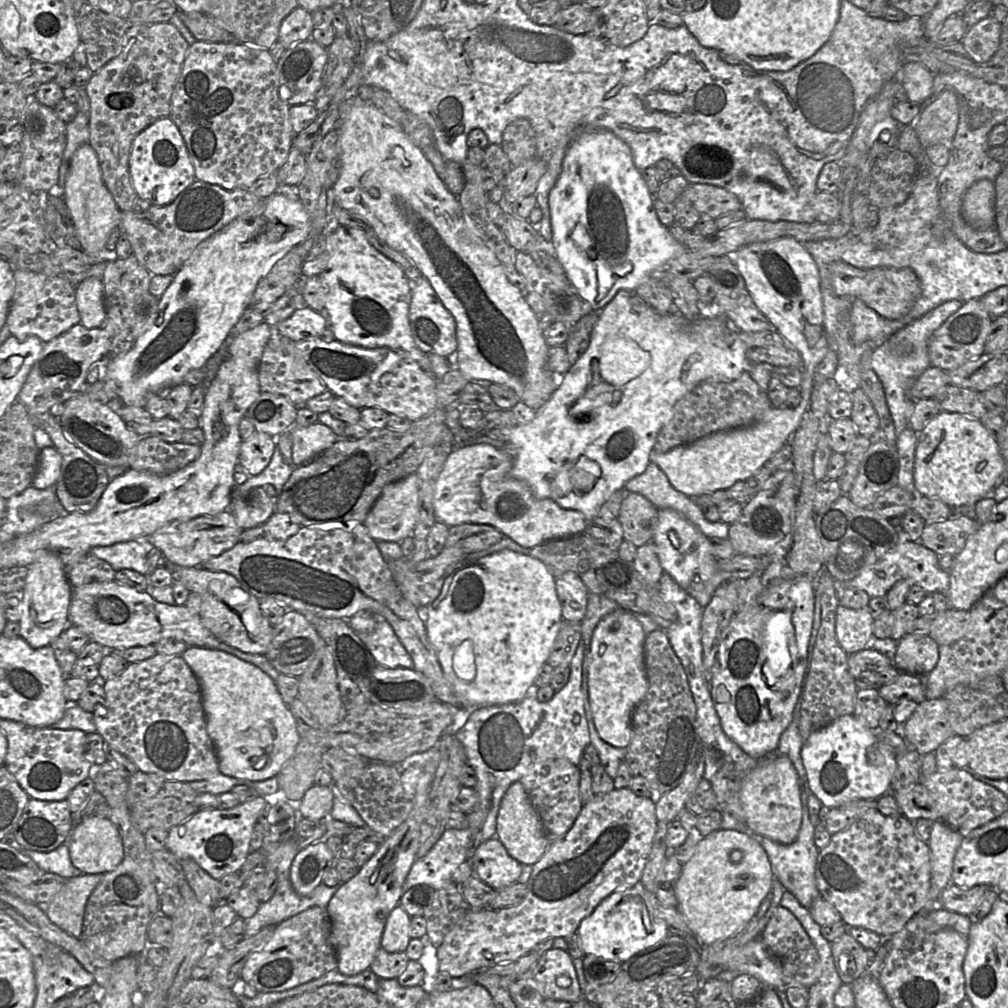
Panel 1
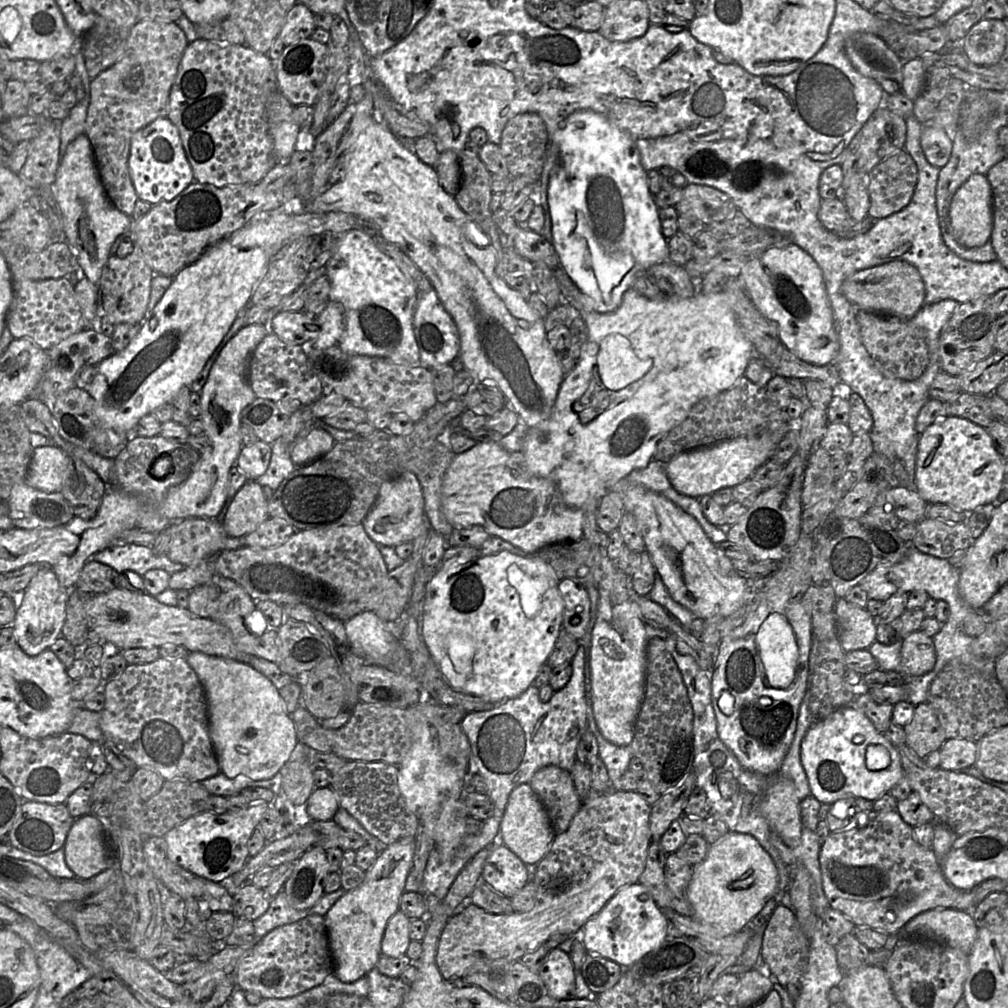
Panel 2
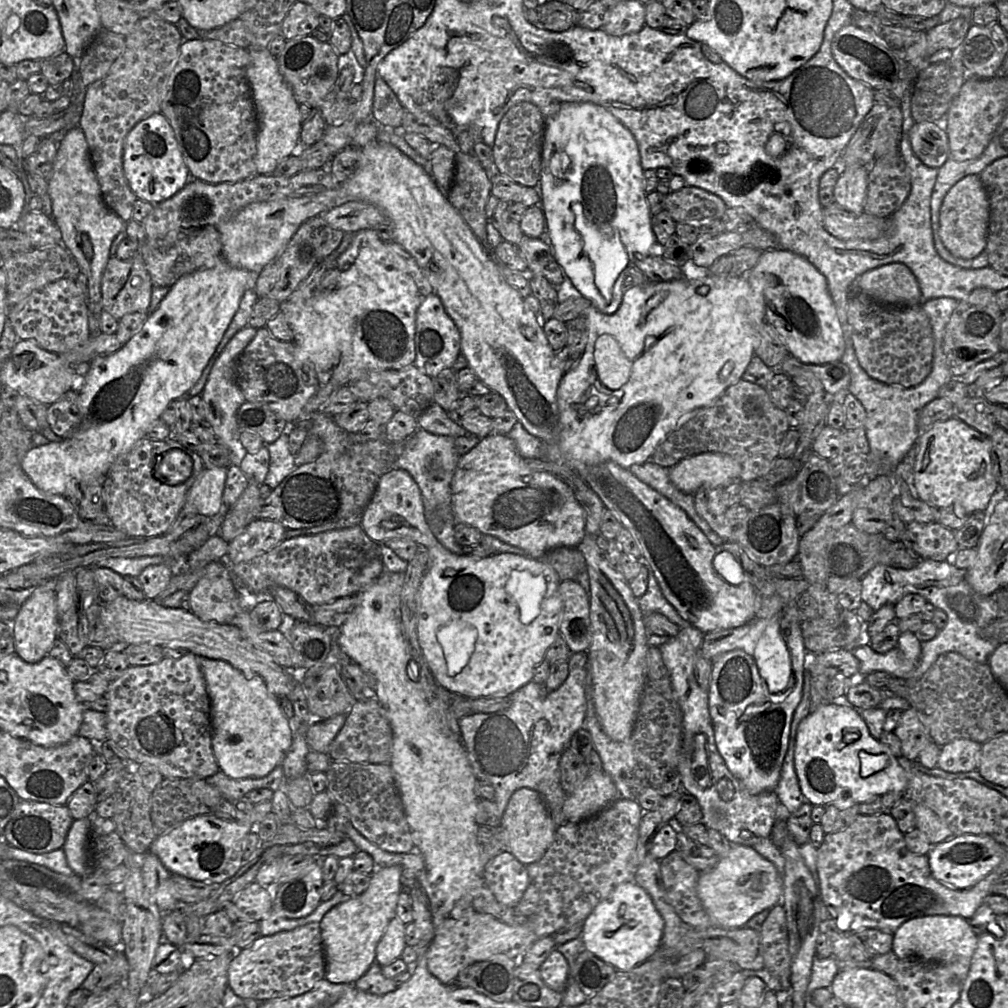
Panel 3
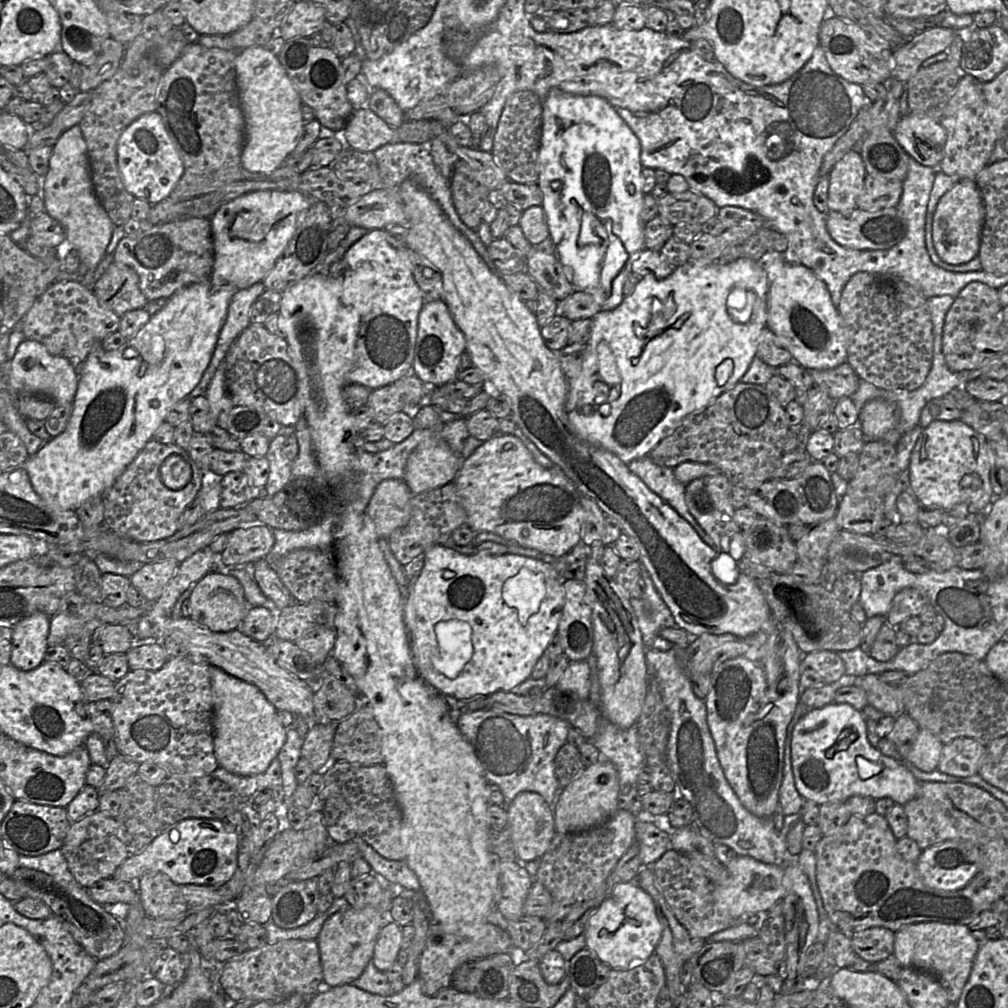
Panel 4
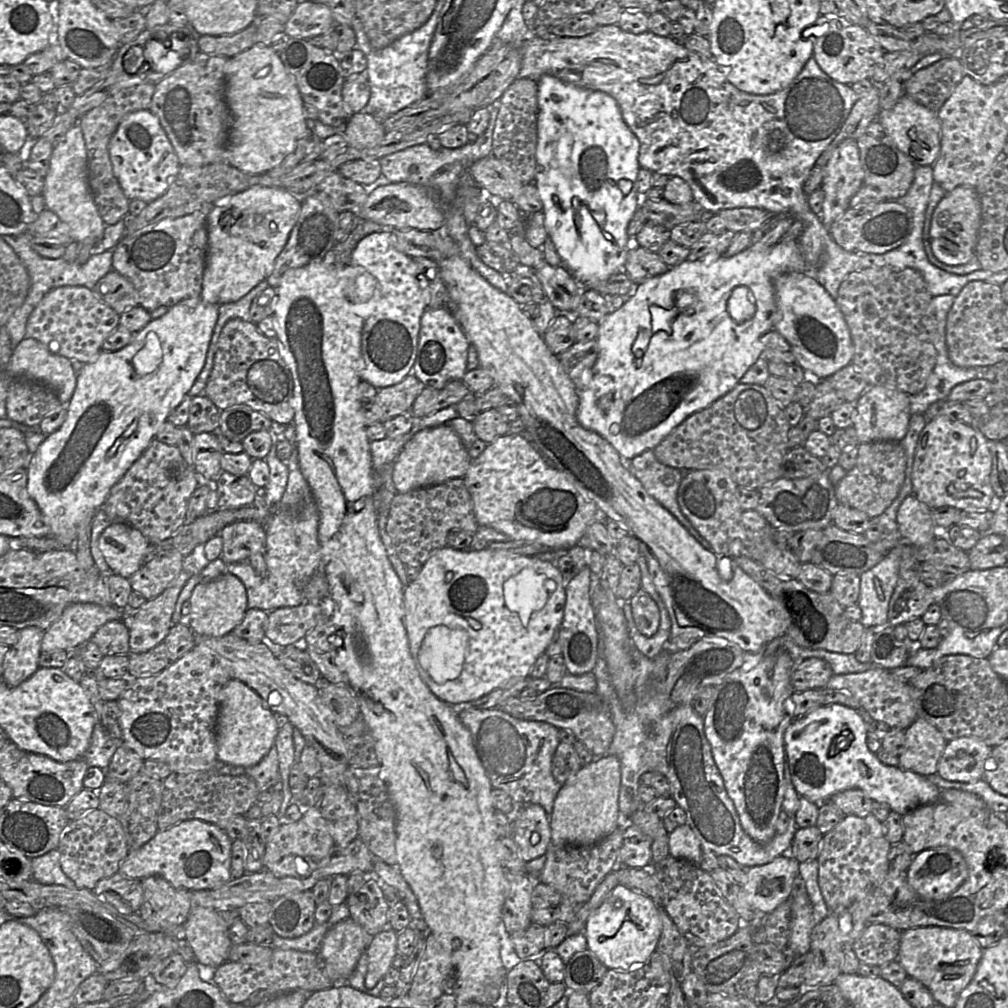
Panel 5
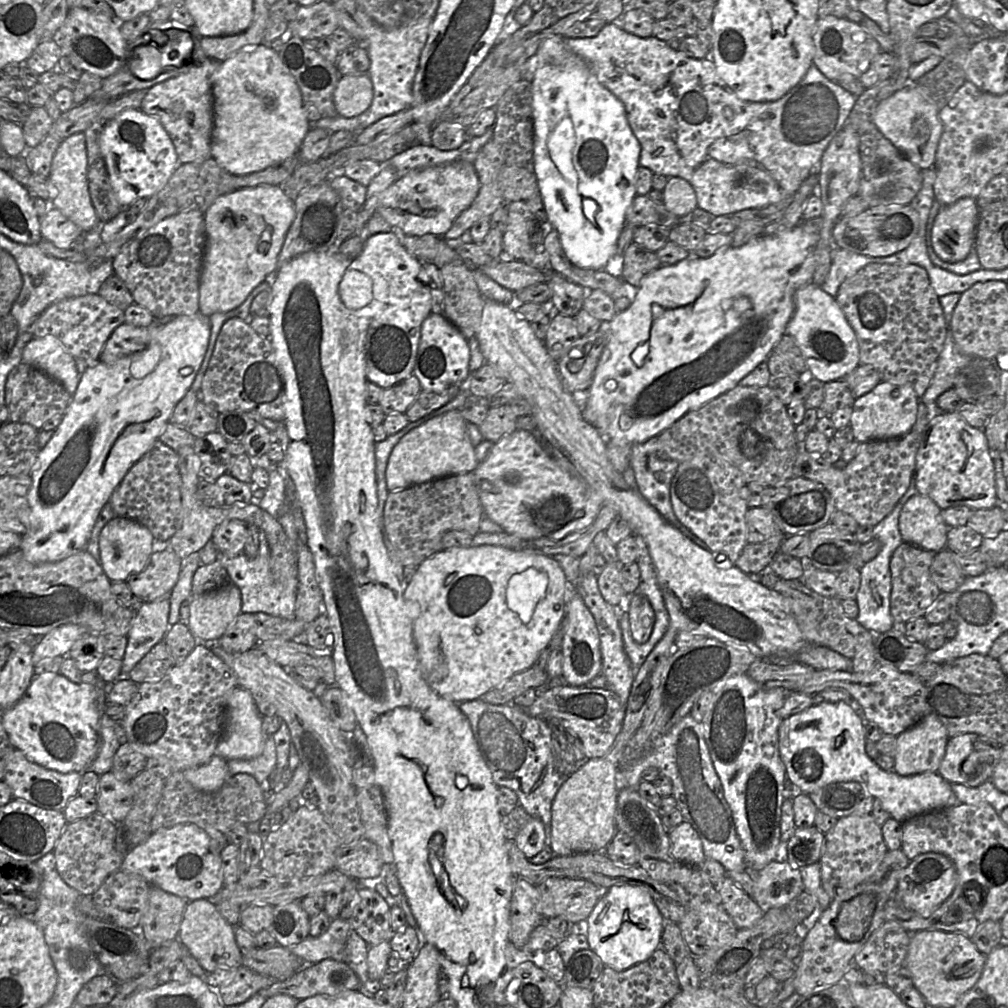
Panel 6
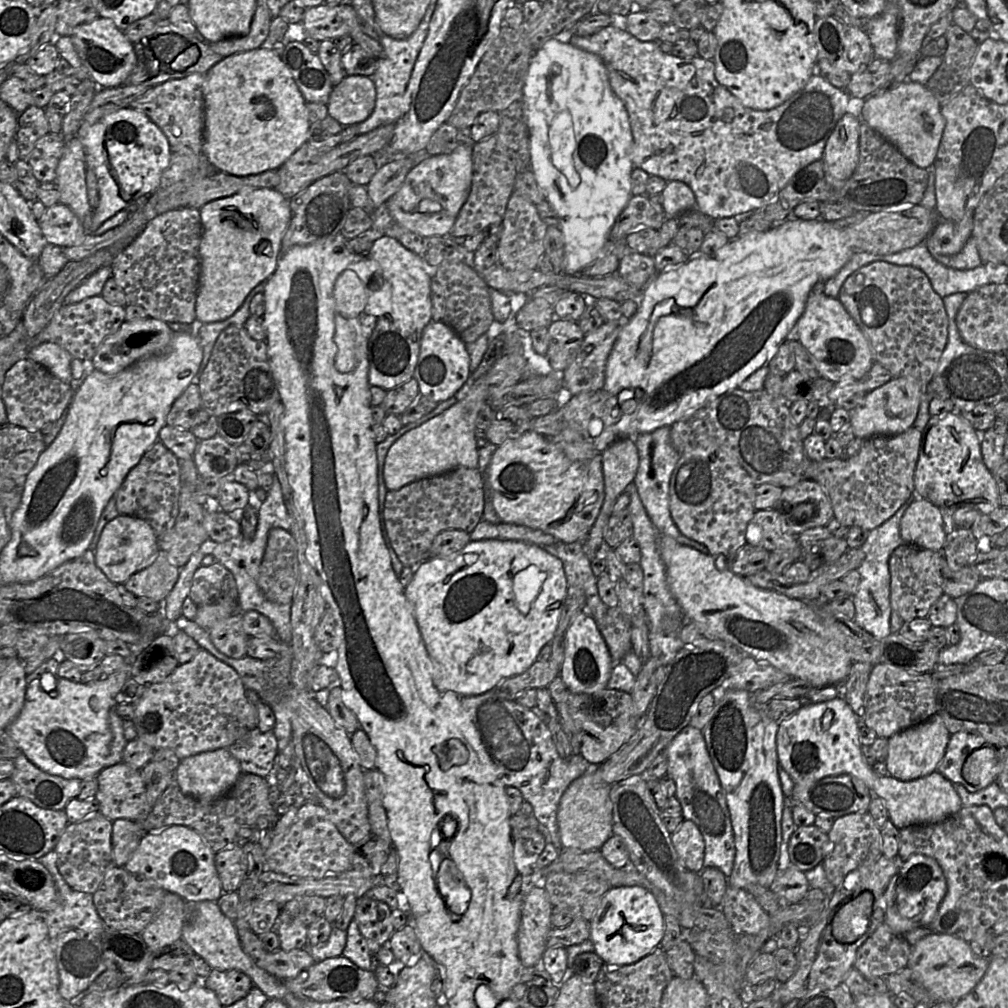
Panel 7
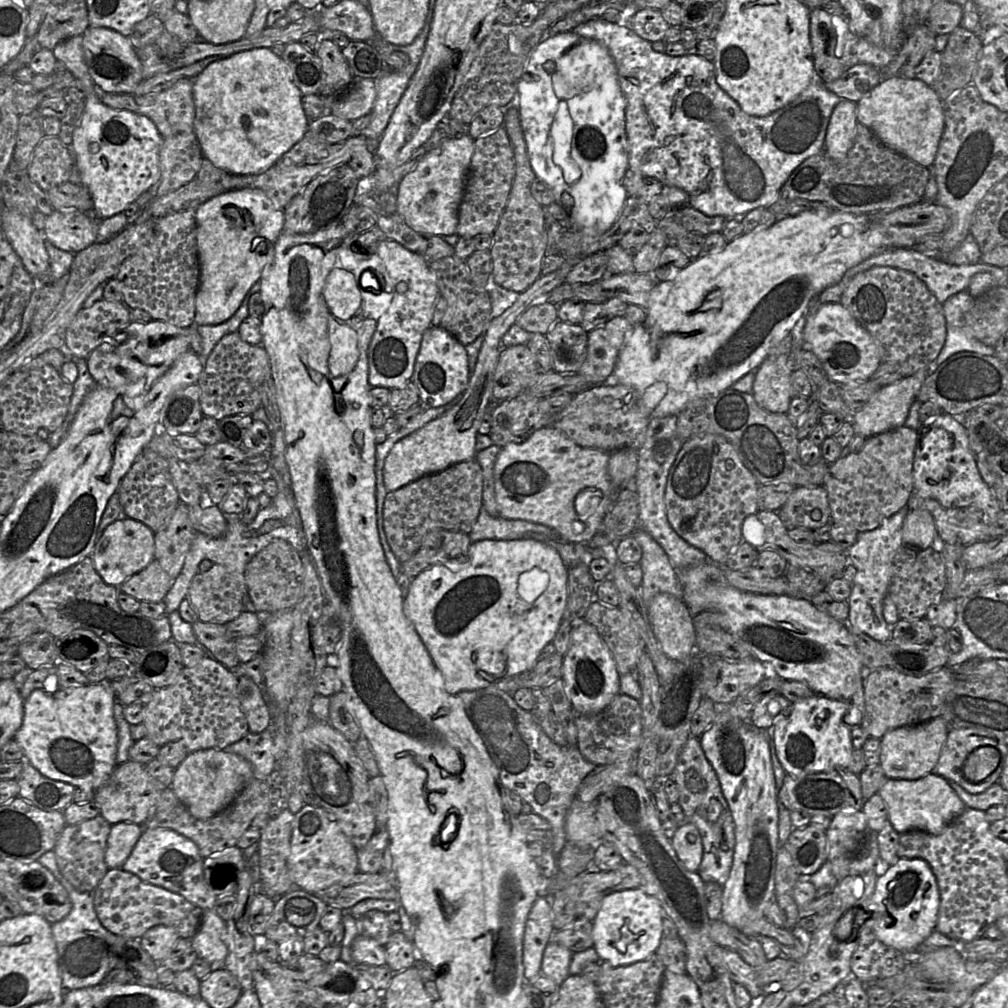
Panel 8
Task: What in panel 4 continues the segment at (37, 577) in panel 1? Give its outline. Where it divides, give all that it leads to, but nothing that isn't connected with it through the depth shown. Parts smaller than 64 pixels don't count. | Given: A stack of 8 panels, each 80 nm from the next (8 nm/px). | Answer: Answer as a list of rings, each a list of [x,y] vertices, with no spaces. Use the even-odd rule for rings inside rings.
[[[36,612],[13,627],[10,664],[22,670],[37,668],[44,661],[48,648],[50,617]]]

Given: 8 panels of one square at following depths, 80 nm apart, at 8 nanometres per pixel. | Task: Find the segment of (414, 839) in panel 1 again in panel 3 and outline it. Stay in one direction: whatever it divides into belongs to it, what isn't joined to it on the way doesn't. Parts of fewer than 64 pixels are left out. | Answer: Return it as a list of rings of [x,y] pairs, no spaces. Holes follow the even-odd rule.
[[[399,866],[376,867],[369,887],[360,895],[350,897],[330,911],[320,922],[325,958],[325,979],[332,983],[353,983],[375,962],[376,947],[390,920],[396,916],[402,890]]]

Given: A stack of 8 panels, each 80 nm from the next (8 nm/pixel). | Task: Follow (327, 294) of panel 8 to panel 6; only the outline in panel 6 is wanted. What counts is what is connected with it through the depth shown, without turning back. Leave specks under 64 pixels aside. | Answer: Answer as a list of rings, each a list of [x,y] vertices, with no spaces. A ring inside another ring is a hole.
[[[347,268],[338,288],[343,304],[350,310],[367,306],[373,298],[373,282],[365,273]]]

